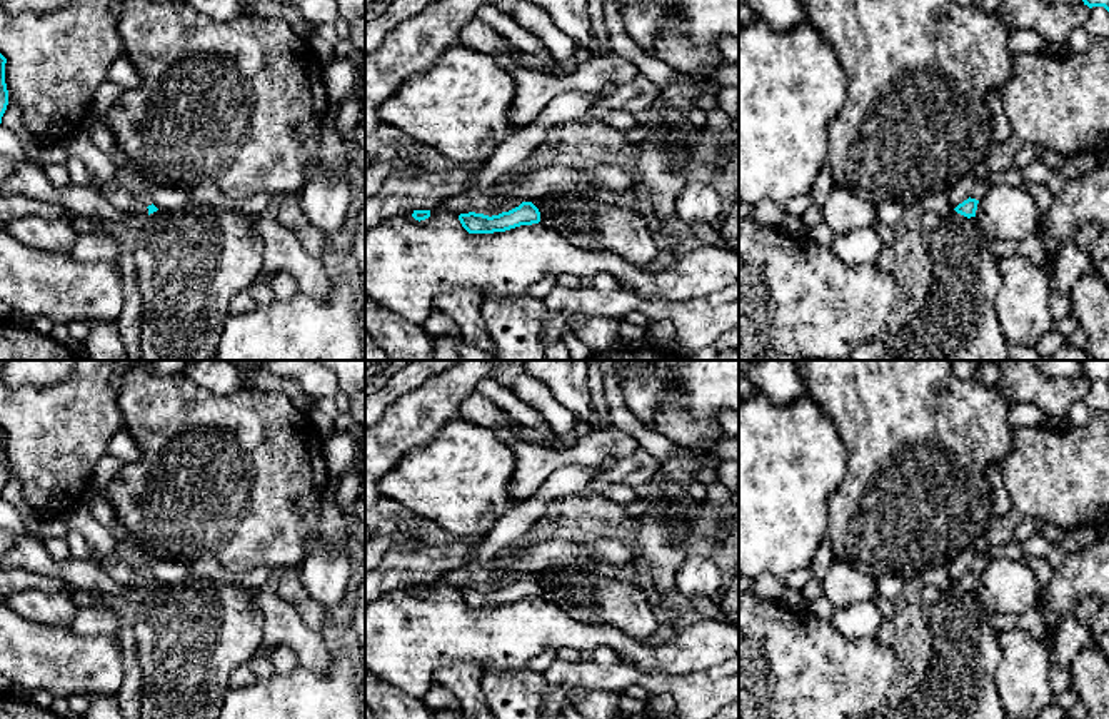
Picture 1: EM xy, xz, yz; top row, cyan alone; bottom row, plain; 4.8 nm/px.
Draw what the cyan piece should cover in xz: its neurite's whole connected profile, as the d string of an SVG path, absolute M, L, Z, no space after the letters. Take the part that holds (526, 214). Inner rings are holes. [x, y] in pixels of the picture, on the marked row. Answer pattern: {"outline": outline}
{"outline": "M522 202L519 207L502 212L499 215L484 214L460 214L459 220L469 234L494 234L505 232L520 225L532 225L540 222L540 212L532 202Z"}

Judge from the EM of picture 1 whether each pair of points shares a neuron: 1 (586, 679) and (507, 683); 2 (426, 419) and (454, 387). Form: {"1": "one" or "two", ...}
{"1": "two", "2": "one"}

